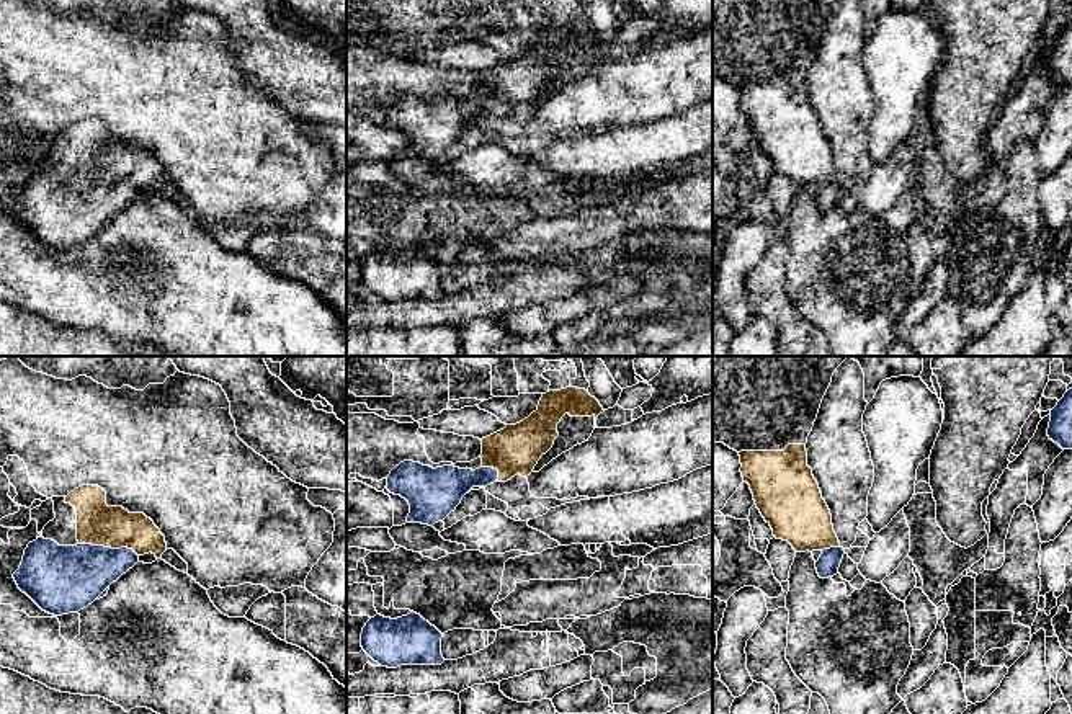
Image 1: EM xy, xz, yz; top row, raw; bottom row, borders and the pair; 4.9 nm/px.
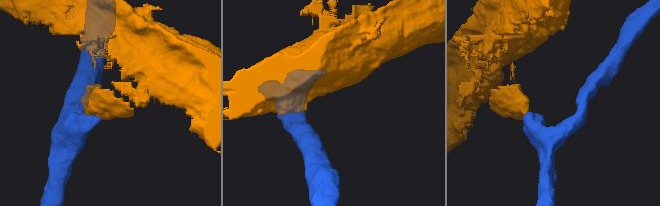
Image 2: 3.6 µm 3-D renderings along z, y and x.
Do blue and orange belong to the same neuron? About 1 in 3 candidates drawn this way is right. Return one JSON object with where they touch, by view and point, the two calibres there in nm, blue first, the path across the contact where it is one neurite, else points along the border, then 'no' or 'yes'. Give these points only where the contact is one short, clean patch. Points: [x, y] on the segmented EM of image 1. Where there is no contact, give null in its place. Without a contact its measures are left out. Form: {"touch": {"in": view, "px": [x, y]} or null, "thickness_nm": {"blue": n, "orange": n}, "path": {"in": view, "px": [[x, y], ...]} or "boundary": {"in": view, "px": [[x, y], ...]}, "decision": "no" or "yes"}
{"touch": {"in": "xy", "px": [108, 548]}, "thickness_nm": {"blue": 320, "orange": 200}, "path": {"in": "xy", "px": [[67, 577], [84, 572], [108, 548], [108, 536], [97, 523]]}, "decision": "yes"}

